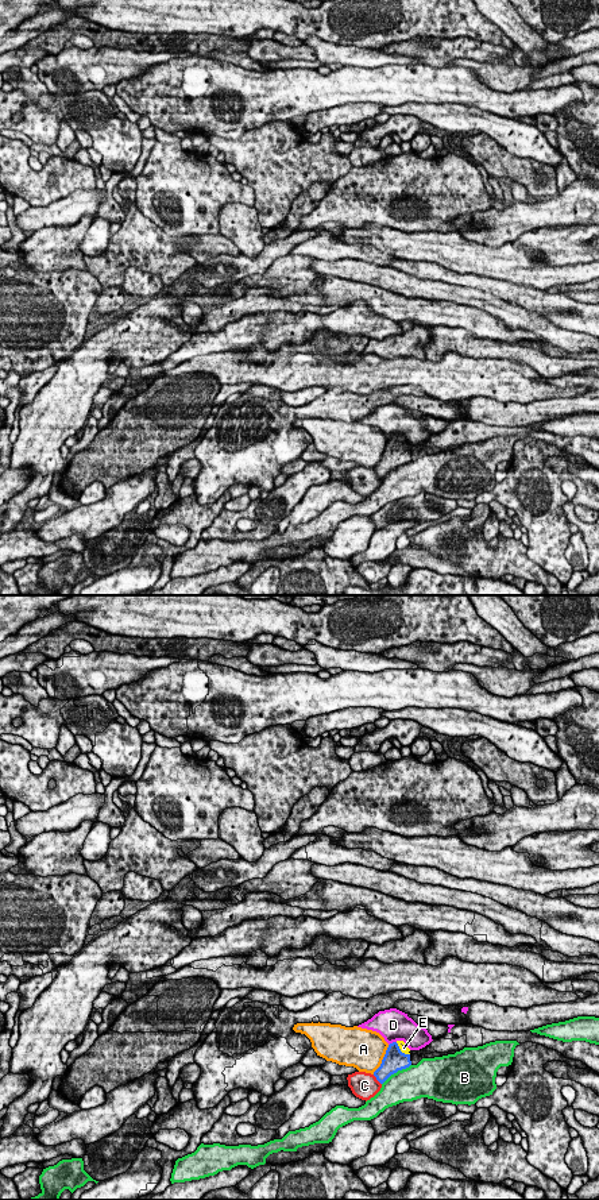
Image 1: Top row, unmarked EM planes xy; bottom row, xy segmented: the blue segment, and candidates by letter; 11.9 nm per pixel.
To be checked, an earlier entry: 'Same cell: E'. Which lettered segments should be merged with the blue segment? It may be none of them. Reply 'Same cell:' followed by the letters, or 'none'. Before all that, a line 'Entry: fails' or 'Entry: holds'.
Entry: holds
Same cell: E

